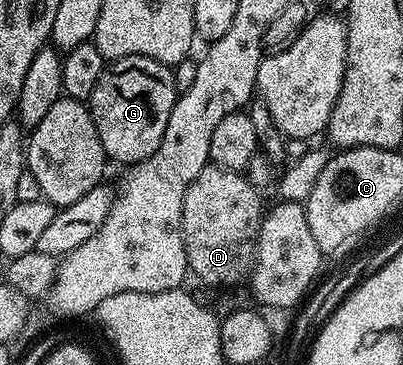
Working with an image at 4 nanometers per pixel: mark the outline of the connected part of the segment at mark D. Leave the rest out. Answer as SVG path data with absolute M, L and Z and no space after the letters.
M207 166L201 170L199 177L195 177L195 181L191 181L183 197L181 232L192 278L194 275L209 287L233 287L248 280L257 254L257 234L263 218L263 206L257 195L260 195L258 188L249 184L242 172L228 171L222 167Z

